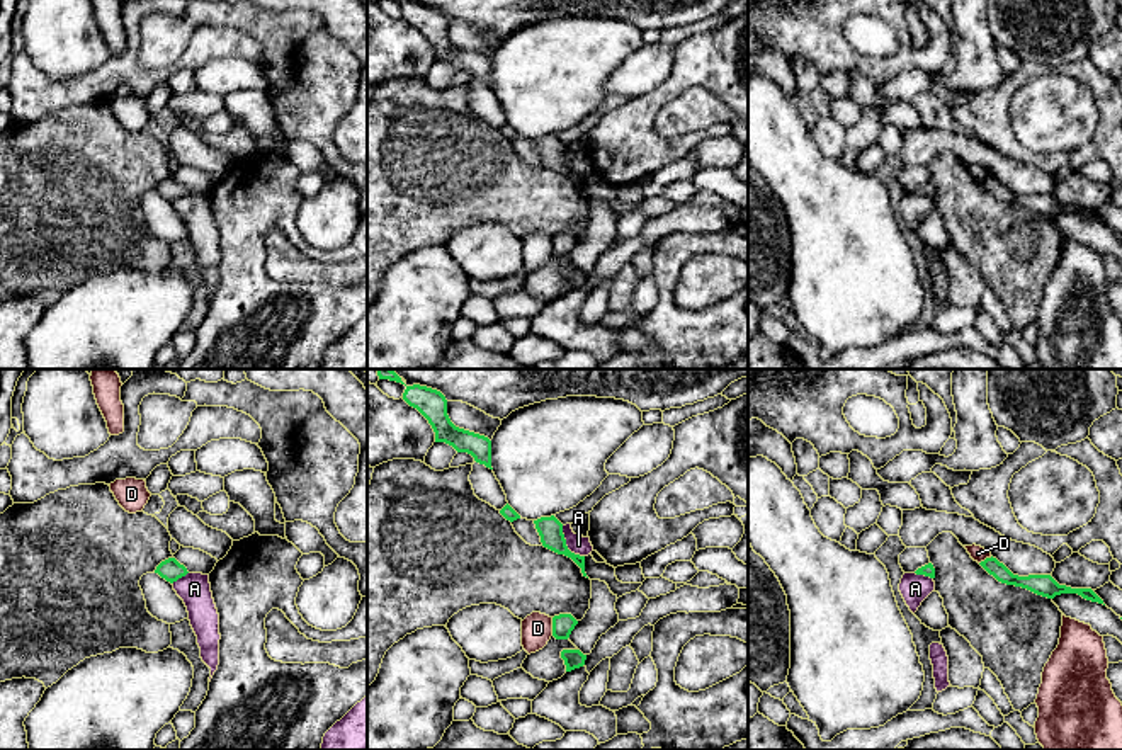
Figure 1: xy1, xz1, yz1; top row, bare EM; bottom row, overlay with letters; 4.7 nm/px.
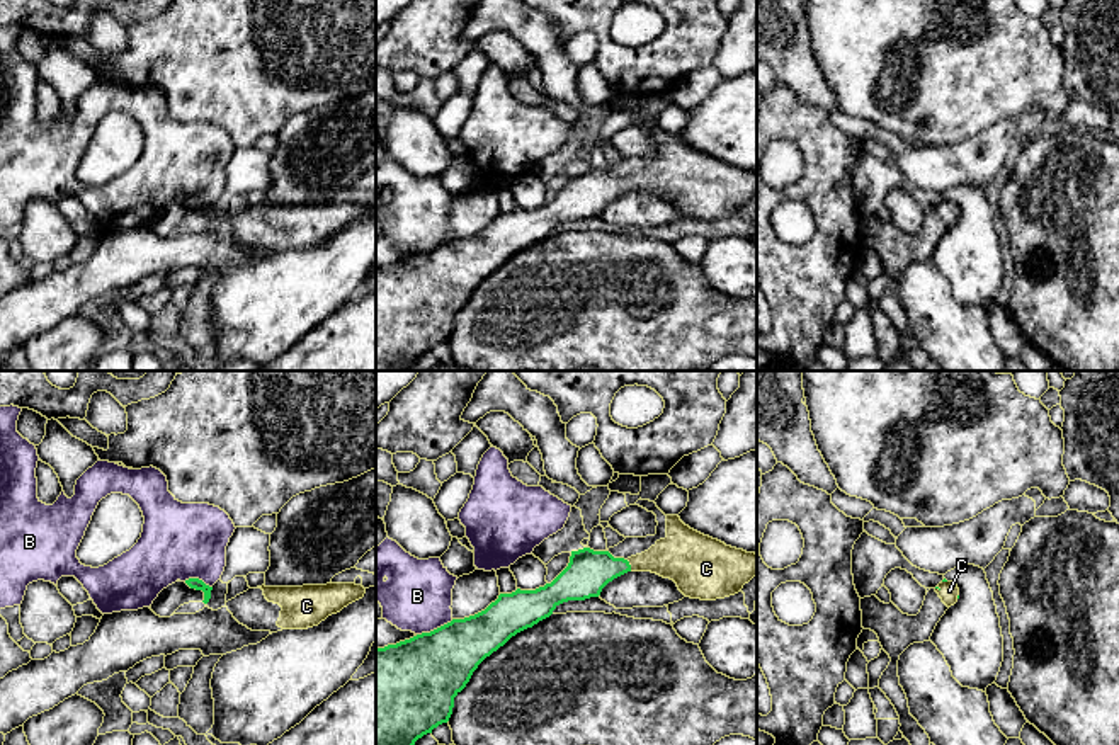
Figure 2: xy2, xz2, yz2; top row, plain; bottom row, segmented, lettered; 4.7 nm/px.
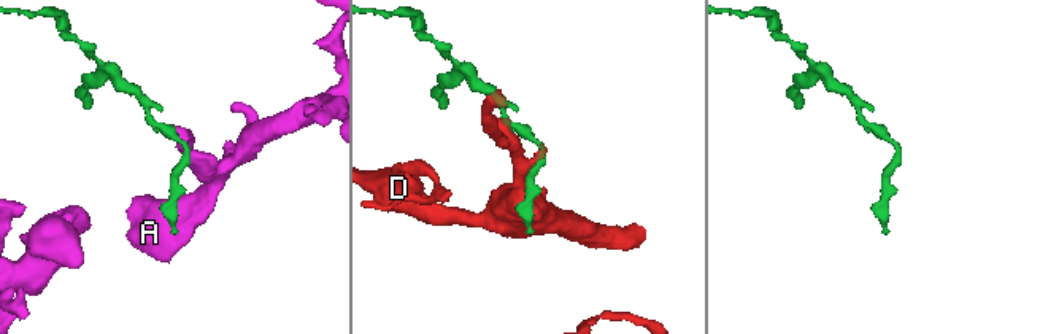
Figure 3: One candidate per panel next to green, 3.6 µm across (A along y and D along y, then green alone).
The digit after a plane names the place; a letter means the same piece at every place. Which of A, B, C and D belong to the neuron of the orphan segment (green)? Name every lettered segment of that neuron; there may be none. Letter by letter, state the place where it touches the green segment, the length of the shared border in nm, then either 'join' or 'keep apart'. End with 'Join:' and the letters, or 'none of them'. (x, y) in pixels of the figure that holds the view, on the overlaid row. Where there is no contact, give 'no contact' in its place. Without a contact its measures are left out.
A: contact xz1 (565, 545); length 190 nm; keep apart
B: contact xz2 (434, 630); length 190 nm; keep apart
C: contact xz2 (630, 565); length 60 nm; join
D: contact xz1 (553, 626); length 90 nm; keep apart
Join: C

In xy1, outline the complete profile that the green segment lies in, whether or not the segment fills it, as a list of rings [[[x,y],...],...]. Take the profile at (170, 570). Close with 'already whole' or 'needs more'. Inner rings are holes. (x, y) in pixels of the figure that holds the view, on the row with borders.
[[[168,558],[156,566],[155,573],[158,573],[167,582],[173,583],[178,578],[185,577],[189,571],[175,558]]]; already whole

